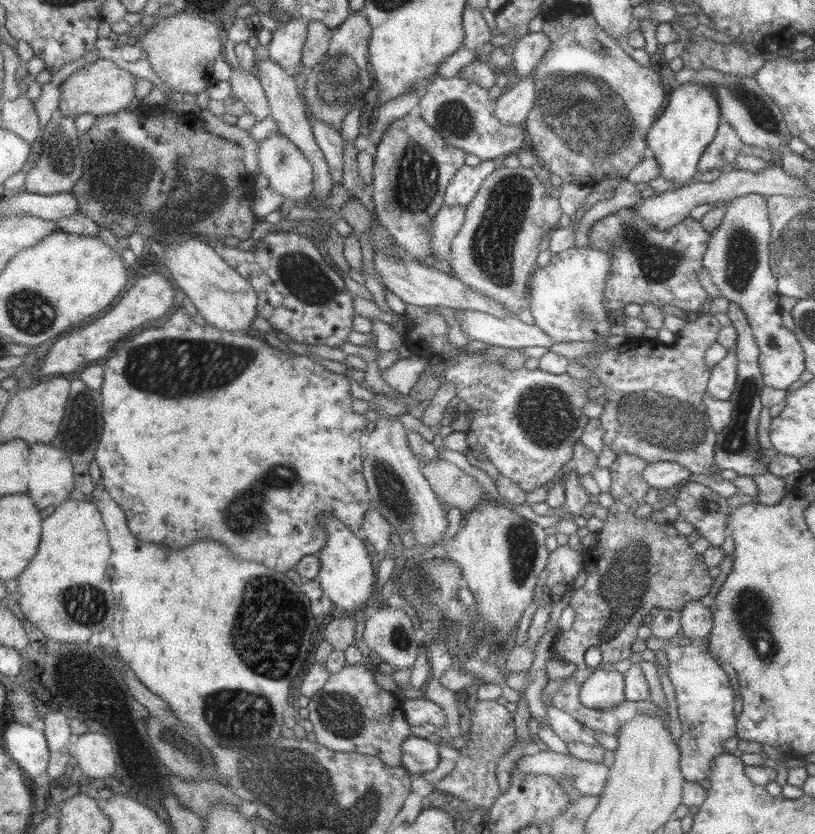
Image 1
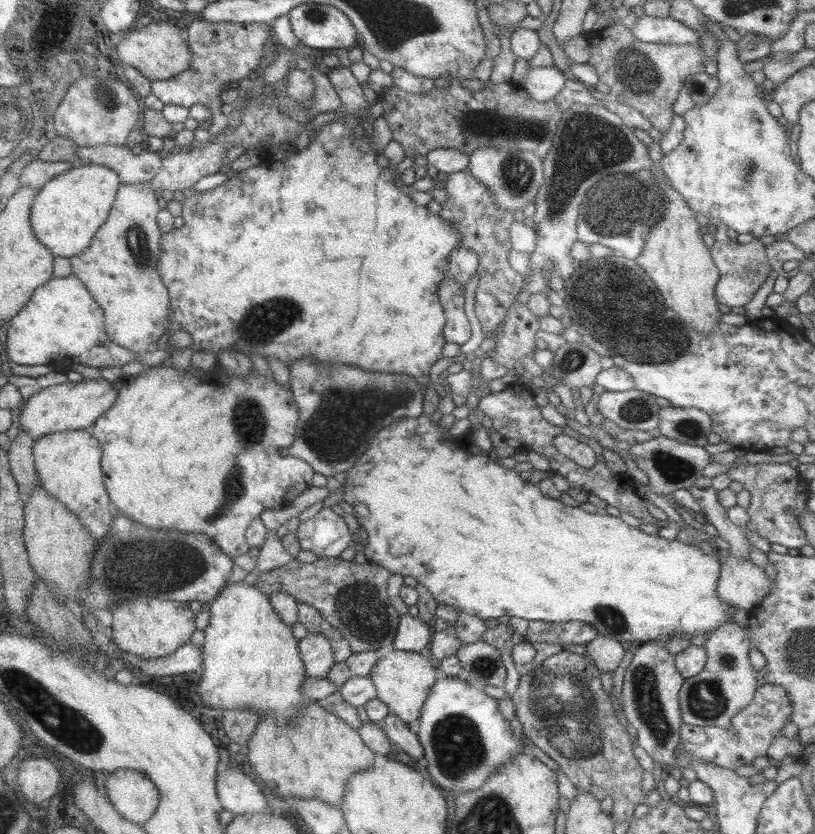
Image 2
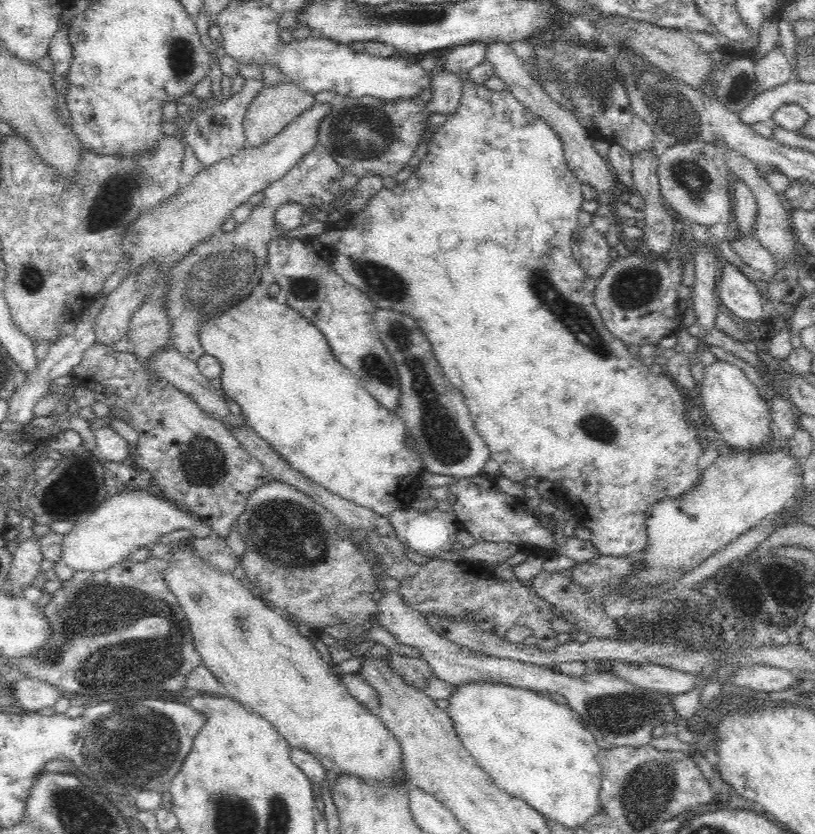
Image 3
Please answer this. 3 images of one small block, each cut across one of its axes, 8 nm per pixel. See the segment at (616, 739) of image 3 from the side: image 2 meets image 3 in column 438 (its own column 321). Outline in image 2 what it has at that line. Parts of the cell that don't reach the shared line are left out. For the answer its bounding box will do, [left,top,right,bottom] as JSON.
[298,633,336,678]

